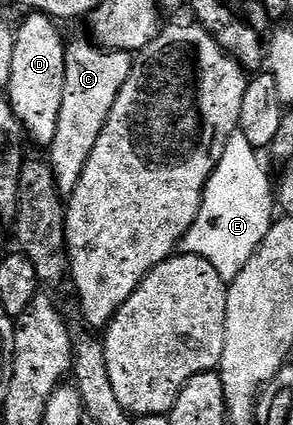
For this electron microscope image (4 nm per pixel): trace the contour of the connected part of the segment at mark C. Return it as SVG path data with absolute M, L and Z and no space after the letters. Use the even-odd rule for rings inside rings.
M88 40L70 42L65 51L65 83L63 83L63 98L61 108L57 119L57 129L51 144L47 146L47 162L54 175L55 186L62 196L68 197L74 191L79 177L85 167L85 163L95 146L95 141L99 137L108 114L115 103L116 95L127 81L127 77L132 71L134 56L128 51L104 51L102 48L96 48Z

